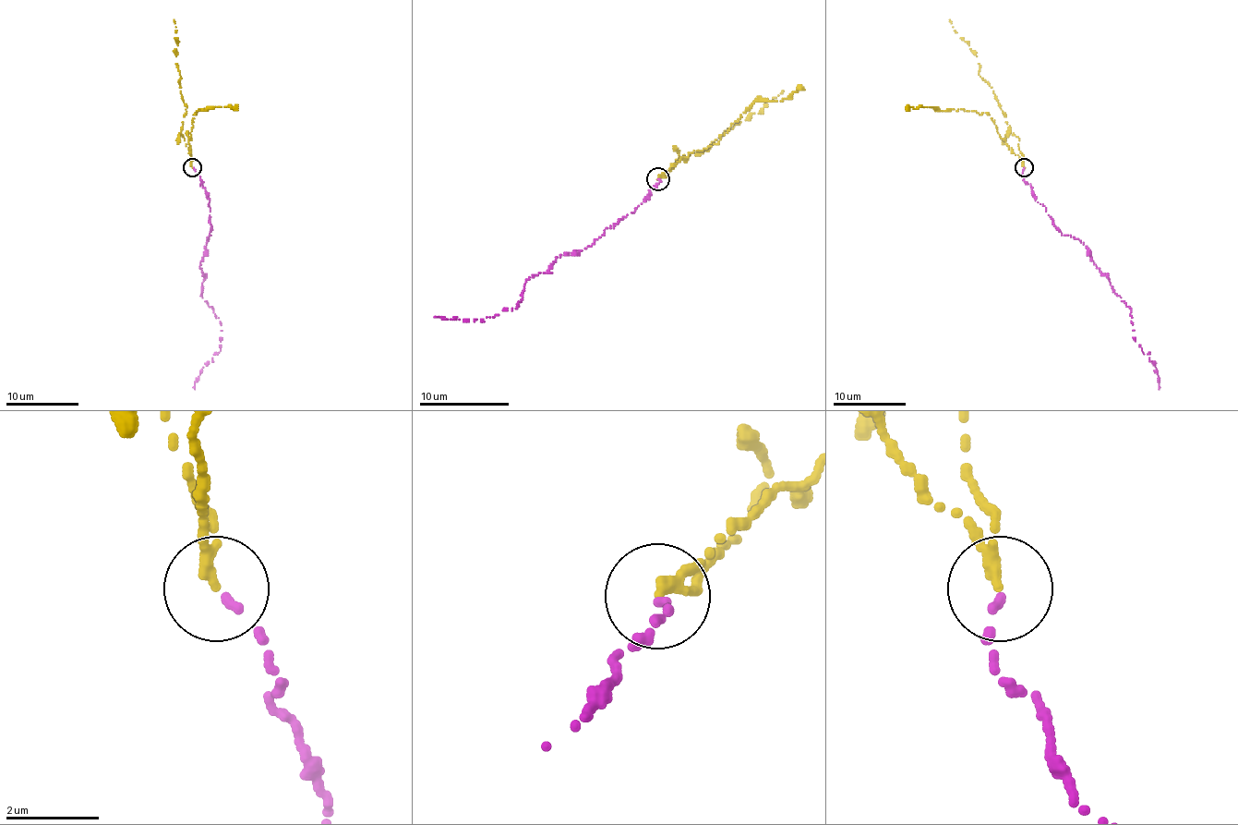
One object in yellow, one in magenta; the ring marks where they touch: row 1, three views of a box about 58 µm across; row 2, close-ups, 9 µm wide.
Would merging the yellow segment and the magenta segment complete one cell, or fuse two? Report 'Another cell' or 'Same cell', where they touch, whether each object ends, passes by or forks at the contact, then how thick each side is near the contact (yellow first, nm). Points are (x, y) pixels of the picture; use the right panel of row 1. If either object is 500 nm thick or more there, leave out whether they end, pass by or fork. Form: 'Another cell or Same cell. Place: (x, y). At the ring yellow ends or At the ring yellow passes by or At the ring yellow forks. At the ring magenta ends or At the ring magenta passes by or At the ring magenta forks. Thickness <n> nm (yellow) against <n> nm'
Same cell. Place: (1024, 167). At the ring yellow passes by. At the ring magenta ends. Thickness 180 nm (yellow) against 140 nm

